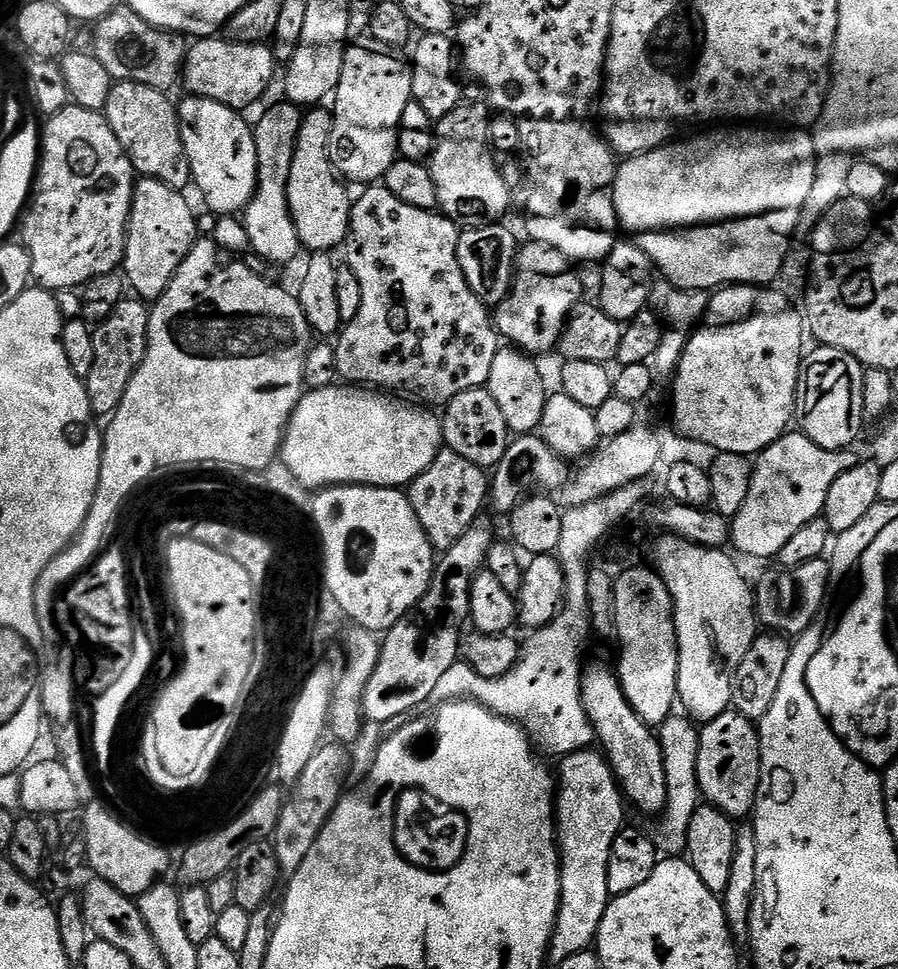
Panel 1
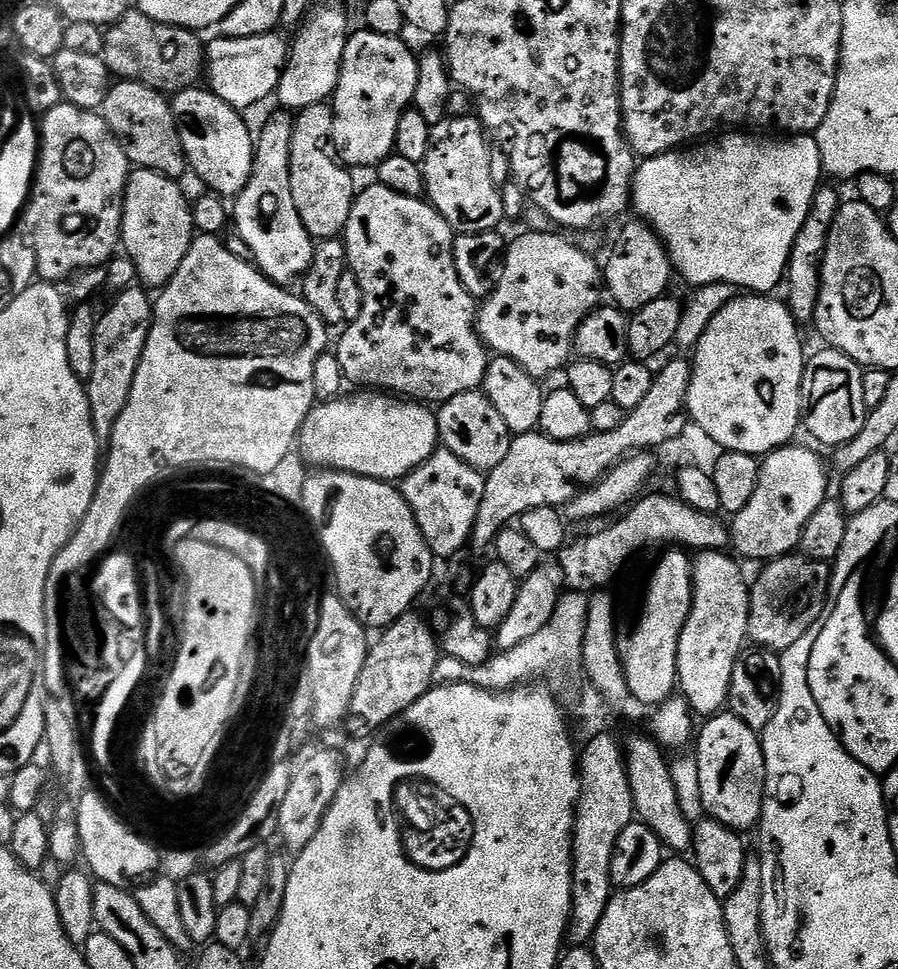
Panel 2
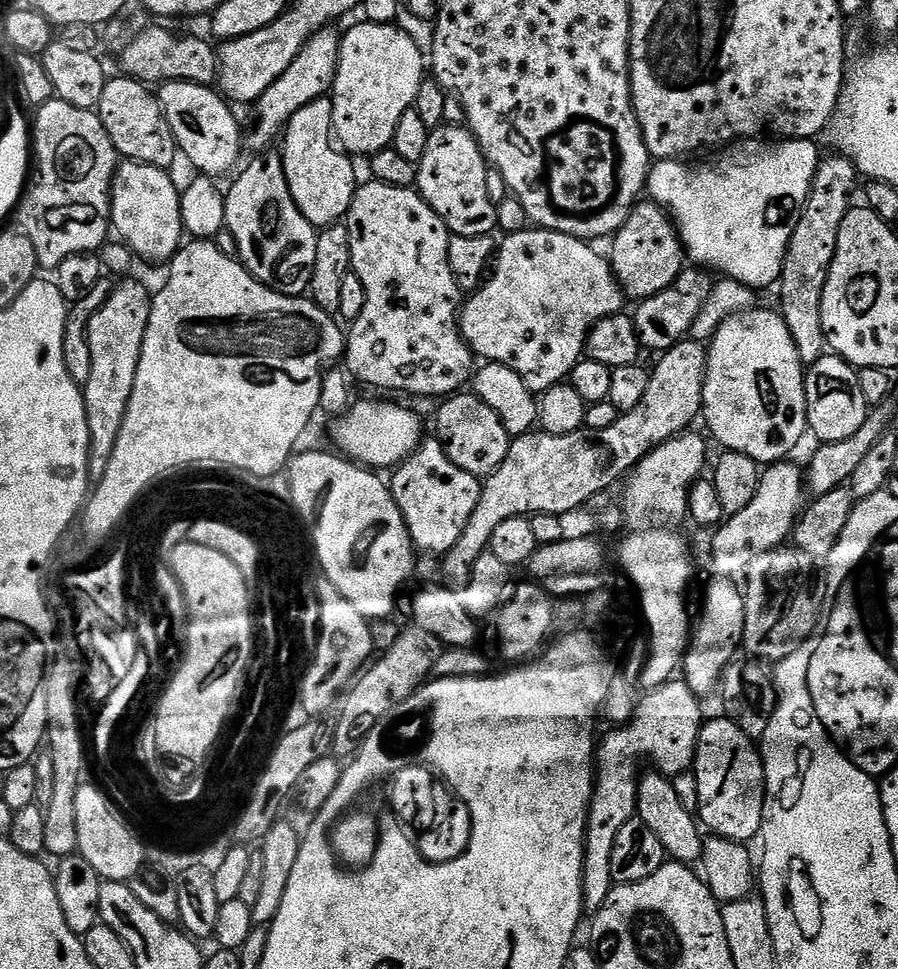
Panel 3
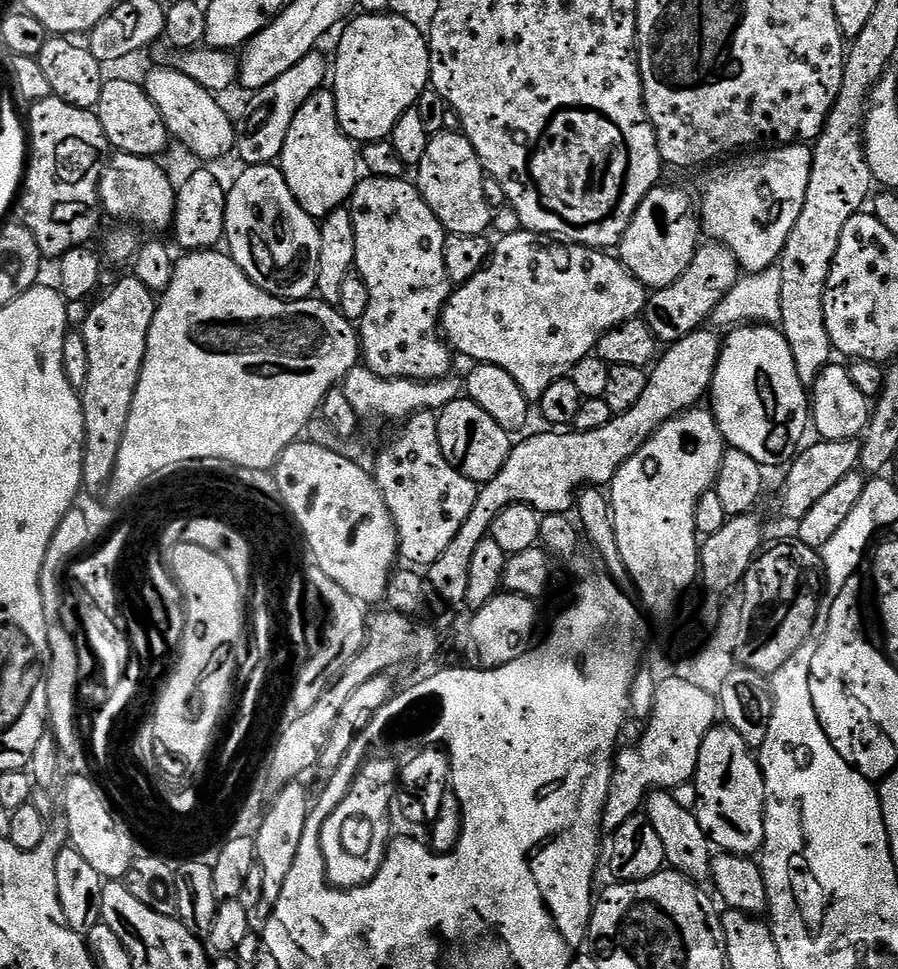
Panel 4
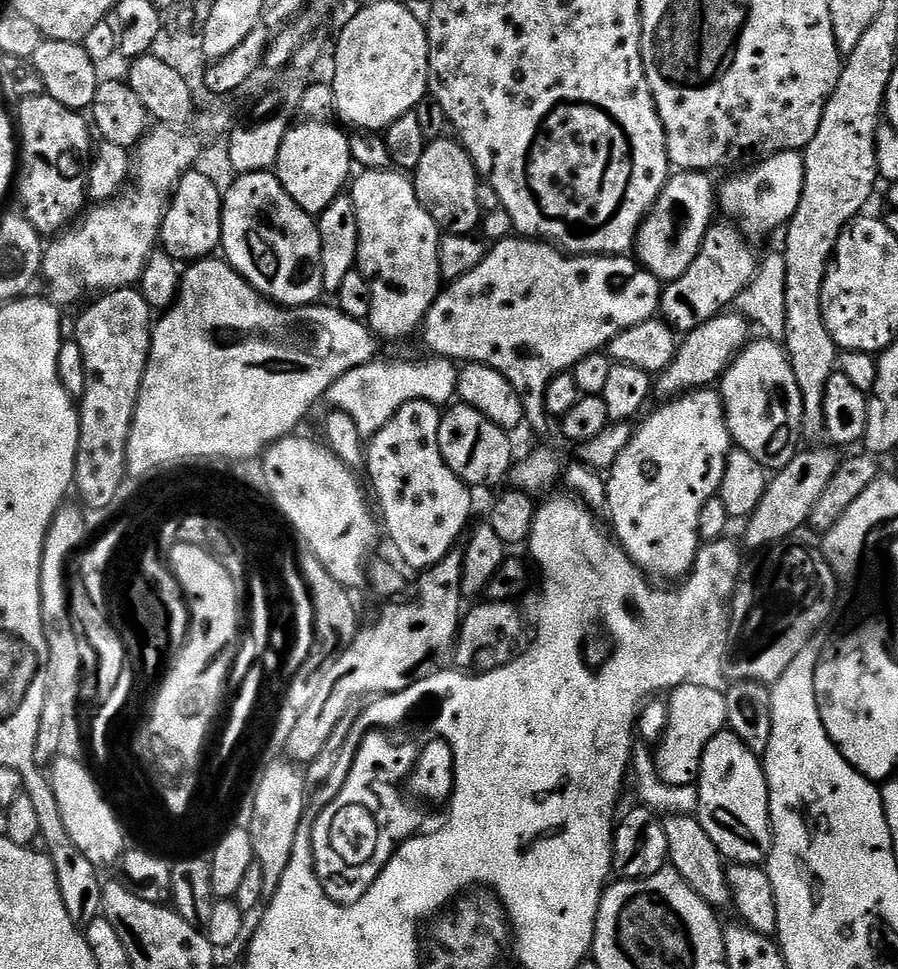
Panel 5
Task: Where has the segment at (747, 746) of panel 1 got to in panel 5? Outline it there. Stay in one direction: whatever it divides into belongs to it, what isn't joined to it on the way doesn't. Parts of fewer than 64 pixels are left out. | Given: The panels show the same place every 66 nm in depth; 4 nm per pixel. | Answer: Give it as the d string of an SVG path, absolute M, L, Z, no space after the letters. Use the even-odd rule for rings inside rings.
M731 730L719 732L710 738L710 746L706 746L706 754L702 754L698 787L700 825L710 834L710 842L718 846L725 861L763 865L772 849L772 823L761 757L751 752Z

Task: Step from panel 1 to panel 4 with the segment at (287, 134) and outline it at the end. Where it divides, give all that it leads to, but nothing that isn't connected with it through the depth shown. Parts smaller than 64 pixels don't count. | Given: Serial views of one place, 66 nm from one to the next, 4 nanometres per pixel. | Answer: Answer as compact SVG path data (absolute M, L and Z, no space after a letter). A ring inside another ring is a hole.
M250 164L227 189L224 237L232 261L259 288L283 300L306 300L318 282L320 225L290 194L276 164Z

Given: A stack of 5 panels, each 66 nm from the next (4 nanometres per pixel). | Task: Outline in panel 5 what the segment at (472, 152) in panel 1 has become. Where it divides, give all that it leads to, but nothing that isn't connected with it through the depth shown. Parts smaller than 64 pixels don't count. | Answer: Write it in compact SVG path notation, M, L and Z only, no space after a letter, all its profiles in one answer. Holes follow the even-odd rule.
M448 139L433 140L425 147L422 162L418 162L414 169L416 197L445 233L453 232L467 236L475 233L482 224L482 211L480 212L482 180L463 144L455 139L452 139L453 141Z

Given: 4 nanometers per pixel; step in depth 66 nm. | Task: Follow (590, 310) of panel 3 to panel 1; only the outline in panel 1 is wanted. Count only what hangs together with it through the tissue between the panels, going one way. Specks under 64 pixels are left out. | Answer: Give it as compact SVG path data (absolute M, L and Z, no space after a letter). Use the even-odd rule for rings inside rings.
M528 242L516 253L516 274L512 278L512 289L508 297L495 305L494 323L496 331L509 345L521 352L537 354L548 352L560 343L564 325L572 309L581 303L580 280L572 273L573 265L558 250L545 244Z

